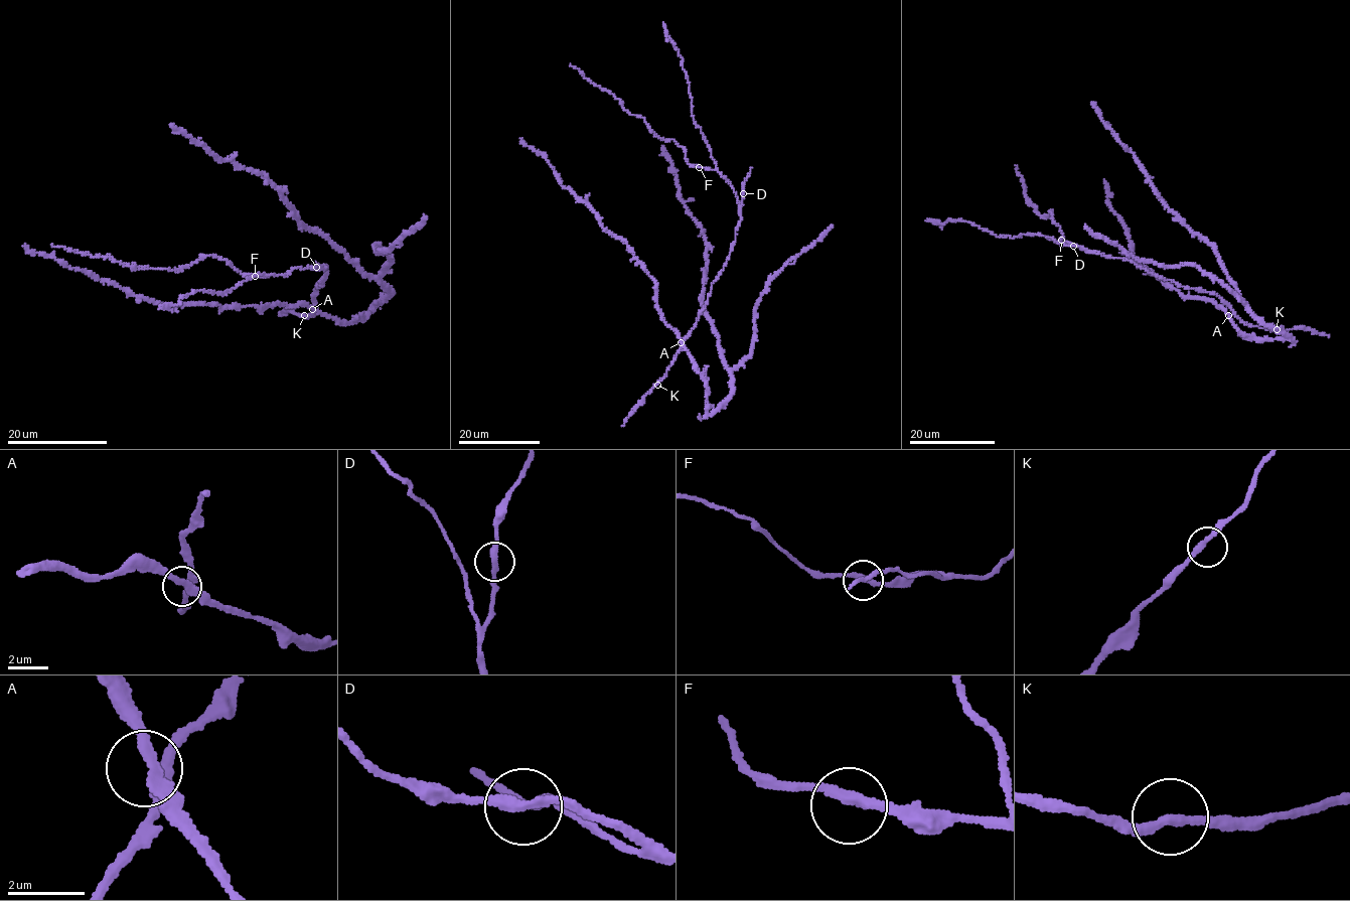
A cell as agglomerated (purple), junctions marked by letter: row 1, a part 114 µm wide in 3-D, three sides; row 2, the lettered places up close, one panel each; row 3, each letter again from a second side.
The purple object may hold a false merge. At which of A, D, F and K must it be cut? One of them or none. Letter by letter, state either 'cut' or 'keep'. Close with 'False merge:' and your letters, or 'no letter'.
A: keep
D: keep
F: keep
K: keep
False merge: no letter

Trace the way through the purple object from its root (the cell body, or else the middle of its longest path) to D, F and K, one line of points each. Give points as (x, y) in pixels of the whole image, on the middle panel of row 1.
D: (682, 346), (684, 338), (696, 326), (712, 282), (727, 262), (740, 221), (742, 193)
F: (682, 346), (696, 326), (712, 282), (727, 262), (740, 221), (739, 203), (732, 185), (717, 170), (699, 167)
K: (682, 346), (657, 385)

